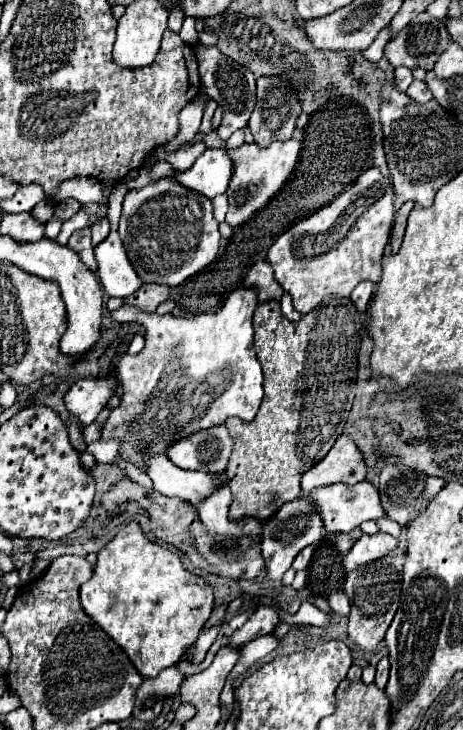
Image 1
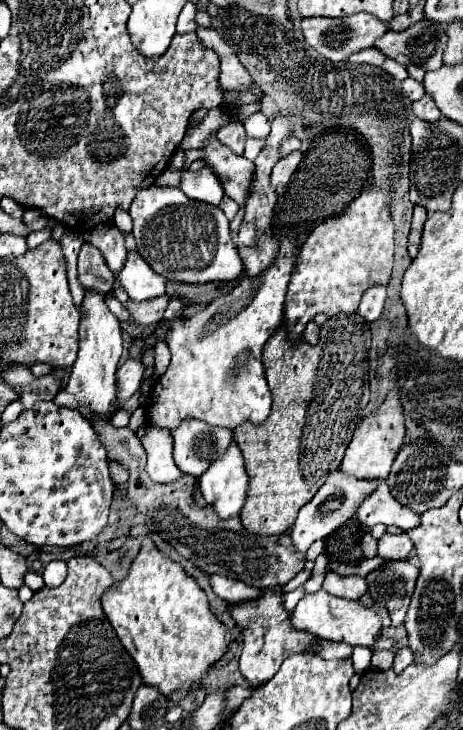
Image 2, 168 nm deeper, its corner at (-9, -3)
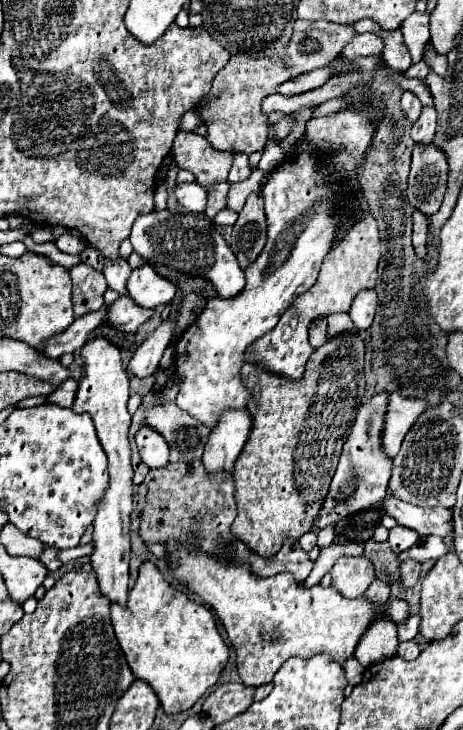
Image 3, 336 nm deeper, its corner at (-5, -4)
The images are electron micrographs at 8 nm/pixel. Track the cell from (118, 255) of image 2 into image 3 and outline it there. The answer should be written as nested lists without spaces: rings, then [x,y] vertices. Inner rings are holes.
[[[105,257],[103,261],[103,275],[109,283],[109,287],[121,295],[125,295],[125,283],[127,283],[127,275],[131,275],[131,267],[123,257],[117,259],[109,259]]]

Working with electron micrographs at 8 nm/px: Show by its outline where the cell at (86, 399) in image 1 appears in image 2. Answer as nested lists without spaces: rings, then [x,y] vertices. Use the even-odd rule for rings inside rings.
[[[129,358],[119,370],[117,370],[117,388],[119,388],[119,404],[123,404],[141,384],[145,366],[141,360]]]

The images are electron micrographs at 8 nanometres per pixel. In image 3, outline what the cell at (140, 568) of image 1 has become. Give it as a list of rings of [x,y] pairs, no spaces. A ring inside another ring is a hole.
[[[145,561],[139,567],[139,577],[129,591],[127,605],[121,607],[119,603],[111,603],[111,623],[133,675],[143,679],[155,691],[165,713],[179,713],[193,707],[195,701],[217,683],[223,667],[229,661],[229,647],[217,631],[213,613],[205,605],[195,603],[185,593],[173,589],[173,585],[165,581],[151,561]]]

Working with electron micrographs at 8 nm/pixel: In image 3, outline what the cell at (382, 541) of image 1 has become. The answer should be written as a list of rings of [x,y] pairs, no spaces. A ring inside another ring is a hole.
[[[397,525],[397,527],[393,527],[393,529],[389,531],[387,543],[391,545],[391,551],[393,551],[393,553],[401,553],[401,551],[407,551],[409,547],[417,545],[417,543],[419,543],[417,539],[421,539],[421,537],[417,537],[417,533],[415,533],[413,529],[407,529],[407,527]]]

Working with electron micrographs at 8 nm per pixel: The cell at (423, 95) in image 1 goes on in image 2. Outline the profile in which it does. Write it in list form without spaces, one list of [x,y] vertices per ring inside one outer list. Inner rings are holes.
[[[423,96],[421,100],[417,100],[413,104],[413,114],[425,122],[437,122],[441,118],[441,112],[435,106],[435,102],[431,100],[431,96]]]

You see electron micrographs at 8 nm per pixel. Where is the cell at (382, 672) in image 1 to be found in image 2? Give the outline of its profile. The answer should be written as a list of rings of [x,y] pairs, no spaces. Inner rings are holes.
[[[405,646],[405,648],[399,648],[397,652],[395,652],[395,662],[393,662],[393,670],[395,672],[403,672],[409,664],[413,662],[413,652],[411,652],[411,648],[409,646]]]

